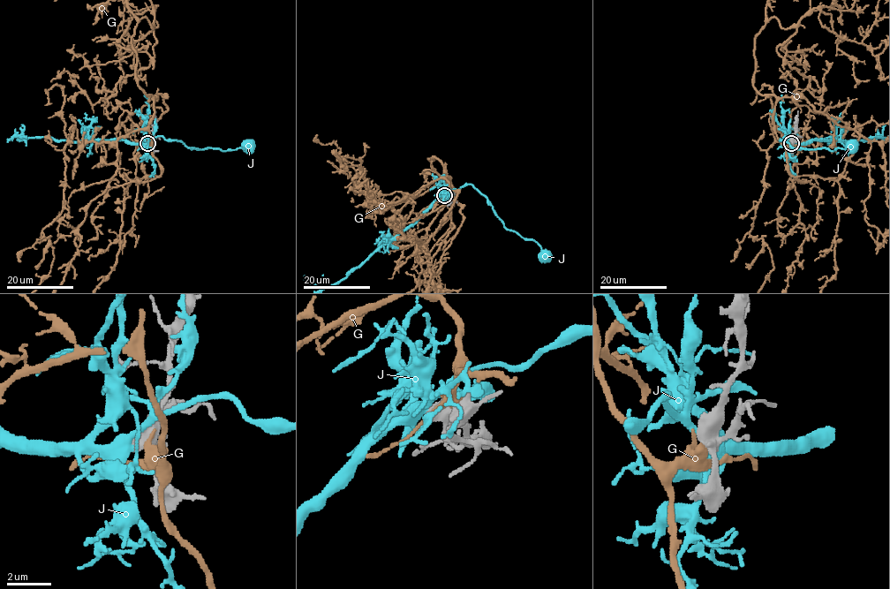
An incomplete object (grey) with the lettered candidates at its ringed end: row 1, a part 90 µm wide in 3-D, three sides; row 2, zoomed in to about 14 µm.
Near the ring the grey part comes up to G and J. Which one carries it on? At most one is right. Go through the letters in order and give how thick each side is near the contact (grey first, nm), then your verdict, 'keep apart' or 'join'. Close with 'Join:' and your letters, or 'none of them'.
G: 440 nm thick on the grey side, 300 nm on the other; keep apart
J: 400 nm thick on the grey side, 440 nm on the other; join
Join: J

